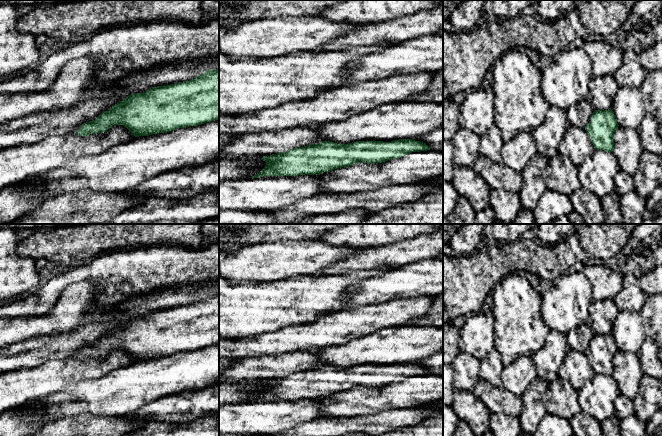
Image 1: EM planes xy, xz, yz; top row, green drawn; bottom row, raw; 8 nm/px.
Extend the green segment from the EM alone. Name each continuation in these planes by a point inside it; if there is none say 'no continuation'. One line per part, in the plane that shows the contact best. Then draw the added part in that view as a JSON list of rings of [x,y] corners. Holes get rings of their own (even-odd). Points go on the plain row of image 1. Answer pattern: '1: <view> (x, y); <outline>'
no continuation

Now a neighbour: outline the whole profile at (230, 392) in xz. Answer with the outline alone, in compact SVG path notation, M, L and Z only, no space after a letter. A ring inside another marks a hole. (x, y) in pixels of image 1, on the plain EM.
M262 381L219 383L219 407L226 404L246 403L259 397L267 389Z

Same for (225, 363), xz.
M219 357L219 383L226 382L224 376L224 371L232 368L232 366L237 363L241 358L237 357Z

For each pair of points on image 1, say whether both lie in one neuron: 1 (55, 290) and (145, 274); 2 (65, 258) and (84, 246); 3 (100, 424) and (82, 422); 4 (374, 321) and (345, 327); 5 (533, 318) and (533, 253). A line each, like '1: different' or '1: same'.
1: same
2: same
3: same
4: same
5: different

